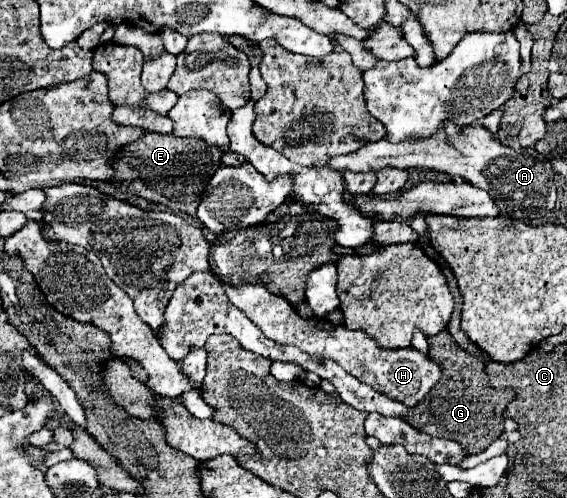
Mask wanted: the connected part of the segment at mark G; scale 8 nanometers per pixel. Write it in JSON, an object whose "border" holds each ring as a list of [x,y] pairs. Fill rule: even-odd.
{"border":[[[448,330],[440,332],[440,336],[430,338],[430,358],[438,360],[442,366],[440,382],[426,394],[426,398],[414,406],[402,420],[406,420],[416,430],[448,438],[462,444],[466,454],[478,454],[490,446],[504,428],[504,410],[516,398],[514,390],[492,390],[488,386],[488,376],[484,372],[484,362],[476,356],[464,352]]]}

